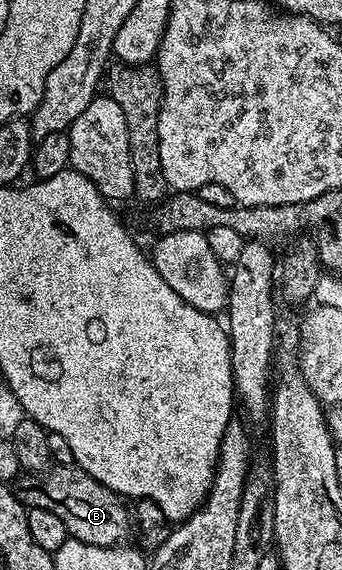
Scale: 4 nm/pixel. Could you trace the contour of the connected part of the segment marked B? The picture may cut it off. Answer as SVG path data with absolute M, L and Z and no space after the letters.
M55 464L45 473L23 476L21 481L22 486L16 489L18 500L31 509L60 515L67 534L73 540L108 547L123 544L127 540L125 537L132 533L132 517L127 502L75 464Z

